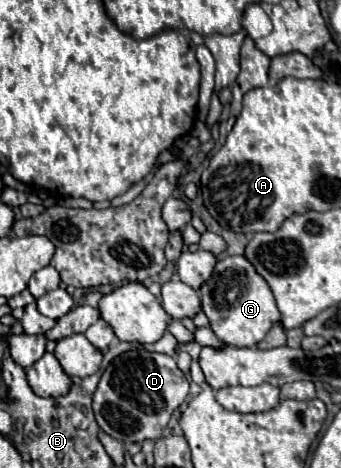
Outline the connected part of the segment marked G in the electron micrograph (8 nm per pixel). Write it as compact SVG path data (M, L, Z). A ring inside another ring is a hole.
M242 255L224 257L218 261L210 279L198 289L198 297L202 301L202 311L206 313L210 327L218 329L218 333L226 333L228 345L254 347L266 337L272 323L280 319L280 311L268 283Z

